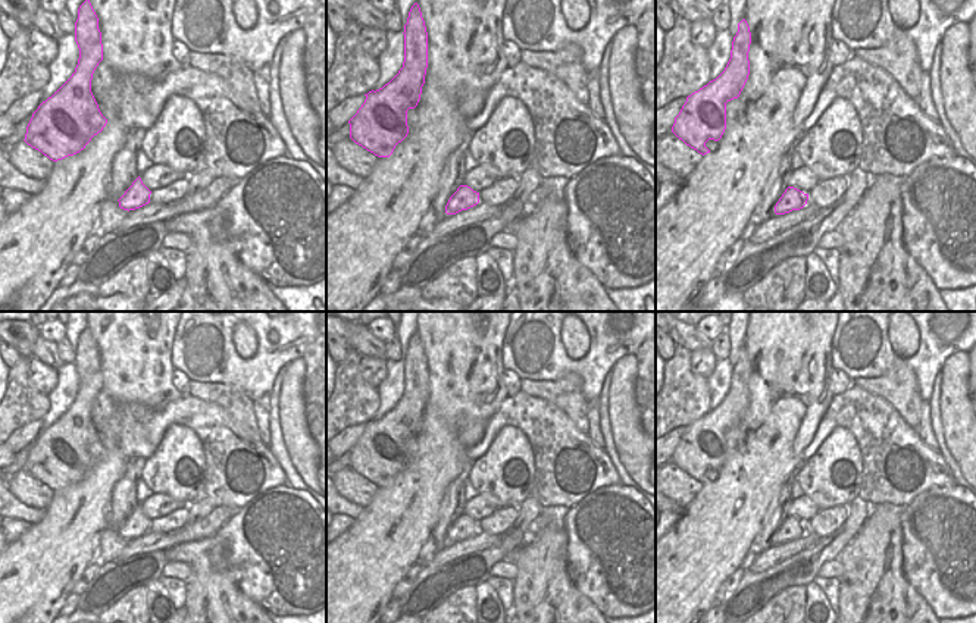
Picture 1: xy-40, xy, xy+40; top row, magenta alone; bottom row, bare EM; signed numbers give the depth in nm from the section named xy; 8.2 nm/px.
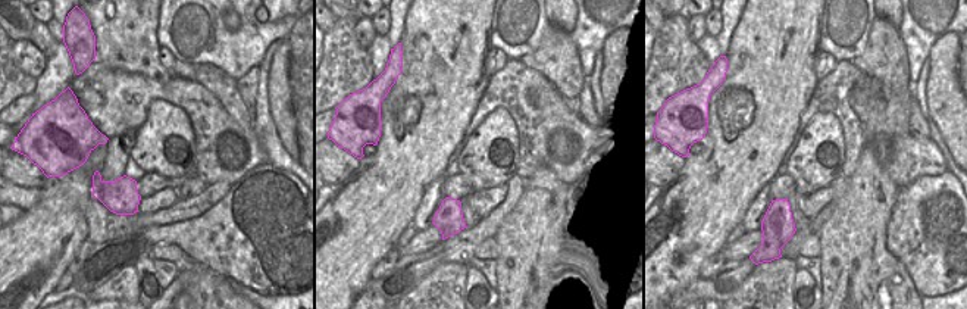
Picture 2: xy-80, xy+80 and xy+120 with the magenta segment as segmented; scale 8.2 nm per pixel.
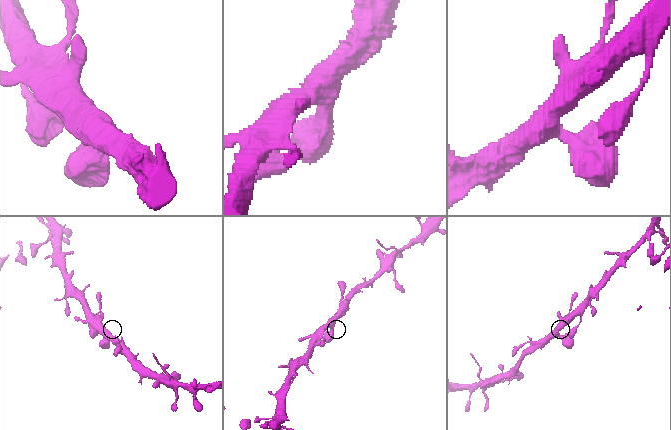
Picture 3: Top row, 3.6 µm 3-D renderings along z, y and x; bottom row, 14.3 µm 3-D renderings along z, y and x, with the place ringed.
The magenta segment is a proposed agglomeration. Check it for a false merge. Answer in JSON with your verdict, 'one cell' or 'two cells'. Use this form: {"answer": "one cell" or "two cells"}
{"answer": "one cell"}

